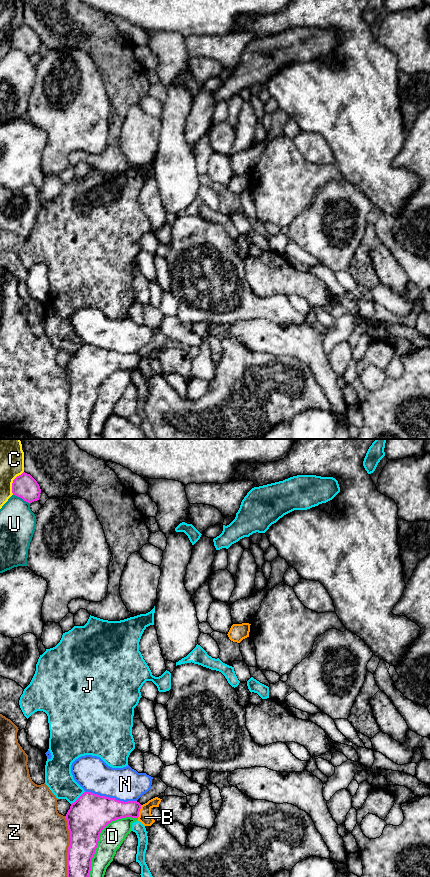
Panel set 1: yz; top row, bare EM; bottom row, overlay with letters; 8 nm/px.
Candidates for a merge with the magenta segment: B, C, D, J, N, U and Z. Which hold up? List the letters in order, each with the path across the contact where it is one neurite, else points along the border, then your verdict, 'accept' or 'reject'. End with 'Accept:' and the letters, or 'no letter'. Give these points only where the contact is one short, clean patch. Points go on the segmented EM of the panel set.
B: border yz (141, 805), (137, 817); reject
C: reject
D: reject
J: reject
N: reject
U: reject
Z: reject
Accept: no letter

